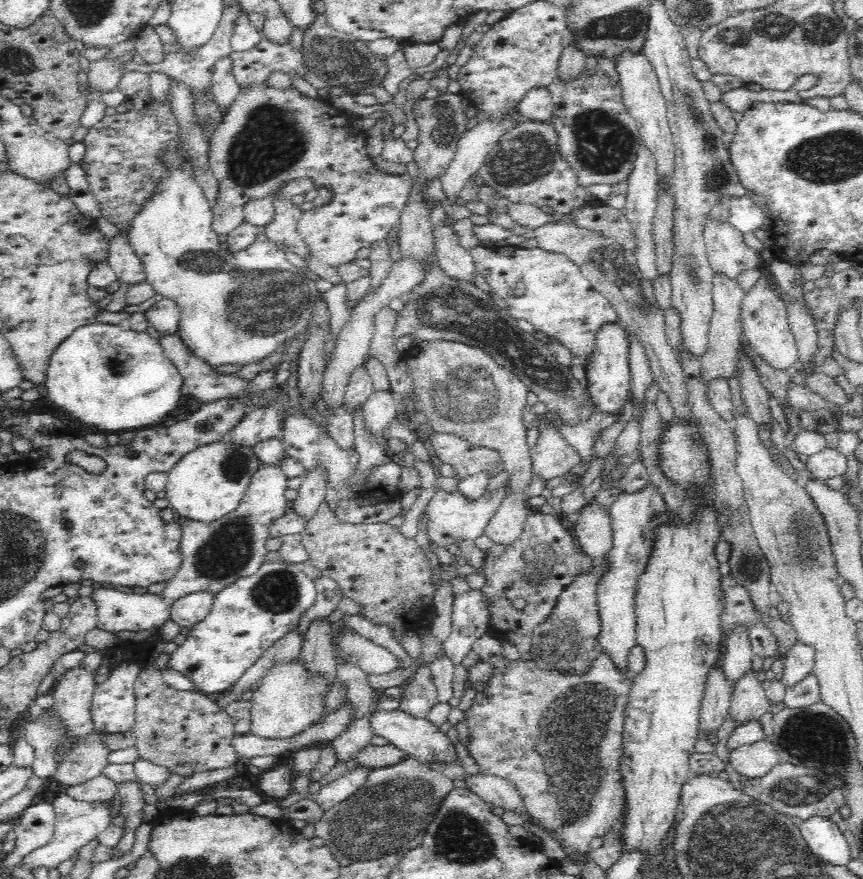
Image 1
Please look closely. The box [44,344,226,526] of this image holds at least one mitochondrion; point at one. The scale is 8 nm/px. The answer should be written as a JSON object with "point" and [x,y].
{"point":[114,366]}

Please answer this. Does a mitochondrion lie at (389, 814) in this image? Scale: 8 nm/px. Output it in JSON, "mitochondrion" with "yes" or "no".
{"mitochondrion":"yes"}

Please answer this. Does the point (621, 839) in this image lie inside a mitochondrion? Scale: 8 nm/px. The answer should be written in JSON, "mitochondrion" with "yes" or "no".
{"mitochondrion":"no"}

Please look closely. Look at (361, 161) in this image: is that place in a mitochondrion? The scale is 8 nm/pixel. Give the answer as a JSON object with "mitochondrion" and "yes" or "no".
{"mitochondrion":"no"}

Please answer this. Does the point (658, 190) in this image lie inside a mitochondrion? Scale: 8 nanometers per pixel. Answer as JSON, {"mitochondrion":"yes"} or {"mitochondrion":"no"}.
{"mitochondrion":"no"}

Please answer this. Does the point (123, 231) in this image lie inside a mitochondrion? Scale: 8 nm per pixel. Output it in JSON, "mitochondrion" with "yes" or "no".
{"mitochondrion":"no"}

